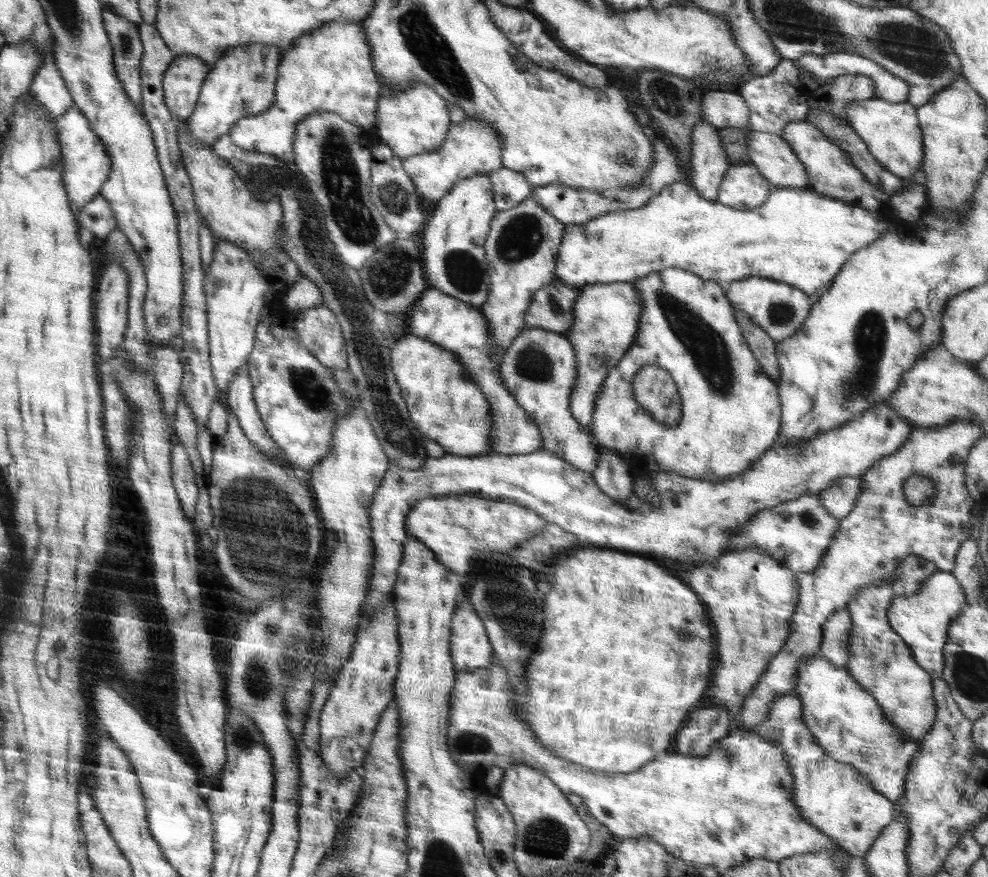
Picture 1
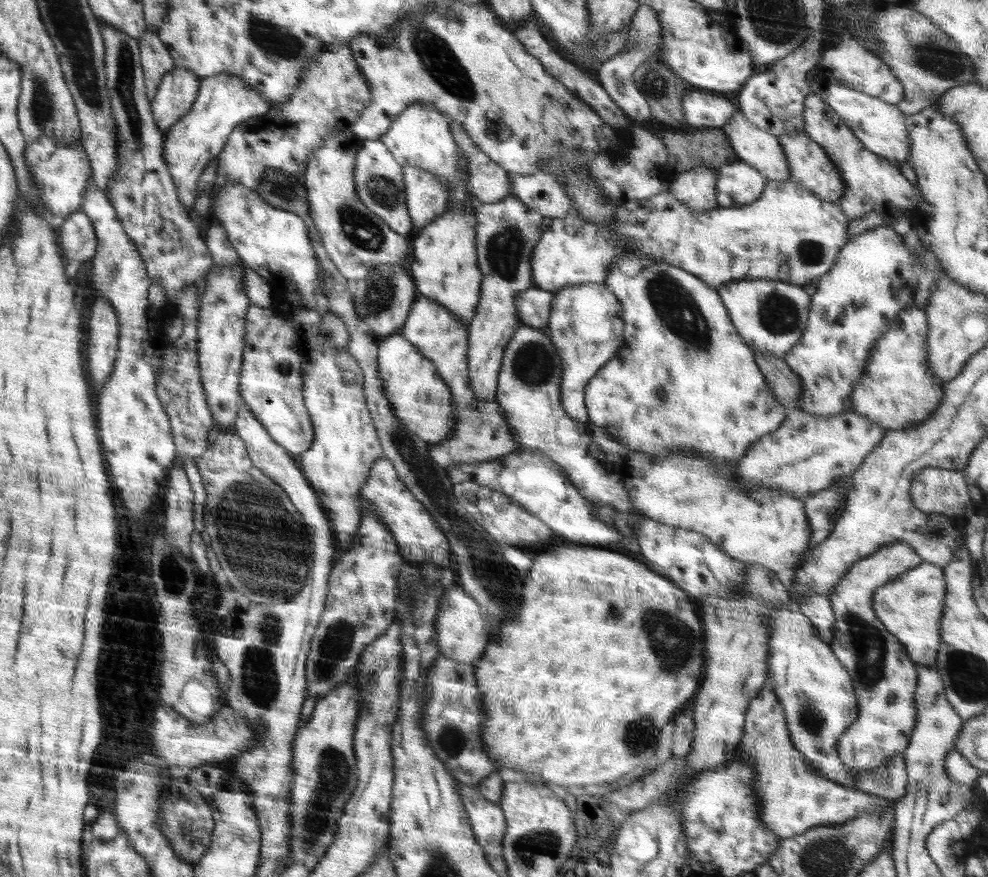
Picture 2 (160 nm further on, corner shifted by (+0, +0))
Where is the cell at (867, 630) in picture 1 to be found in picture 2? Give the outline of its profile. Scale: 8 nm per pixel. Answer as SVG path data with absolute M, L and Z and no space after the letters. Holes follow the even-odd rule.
M904 541L893 542L856 561L828 597L836 619L829 645L848 671L859 702L857 719L837 743L838 758L851 772L862 772L883 765L895 754L903 753L912 740L917 719L917 664L908 656L905 646L887 632L876 616L872 602L876 588L894 581L920 561L920 555L909 544Z

